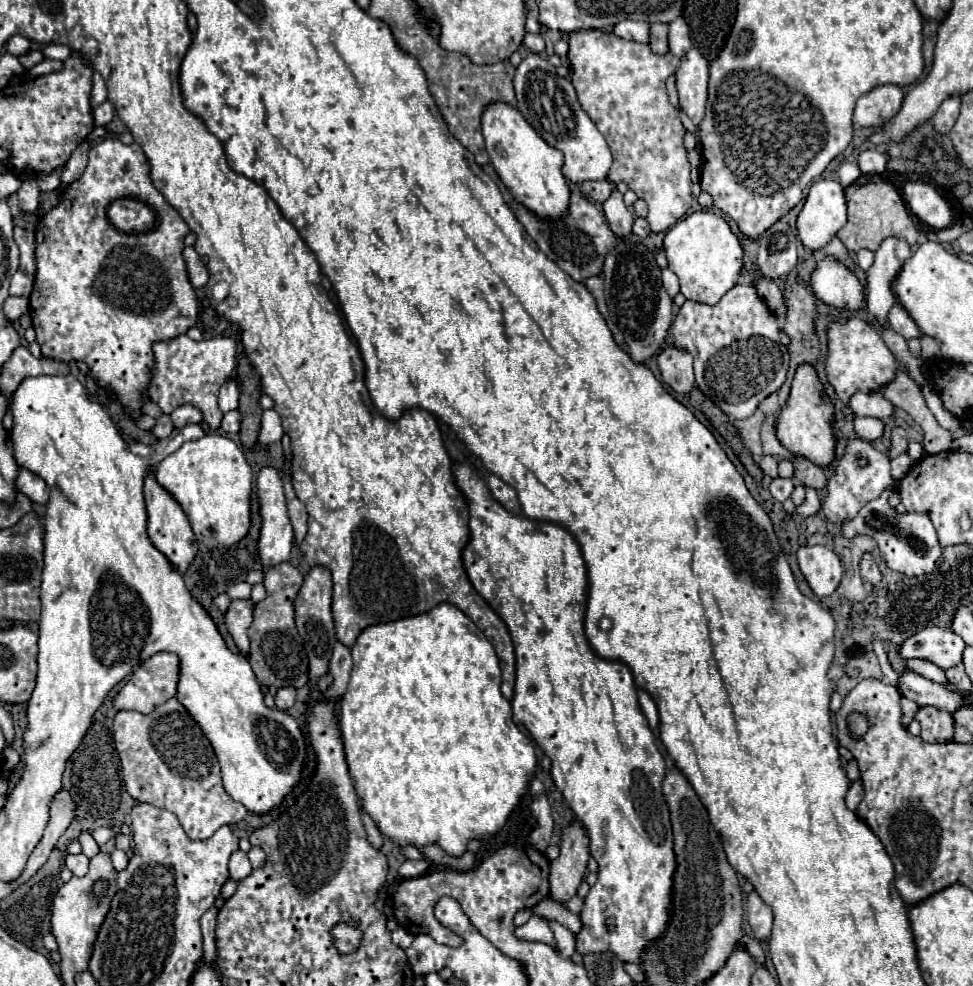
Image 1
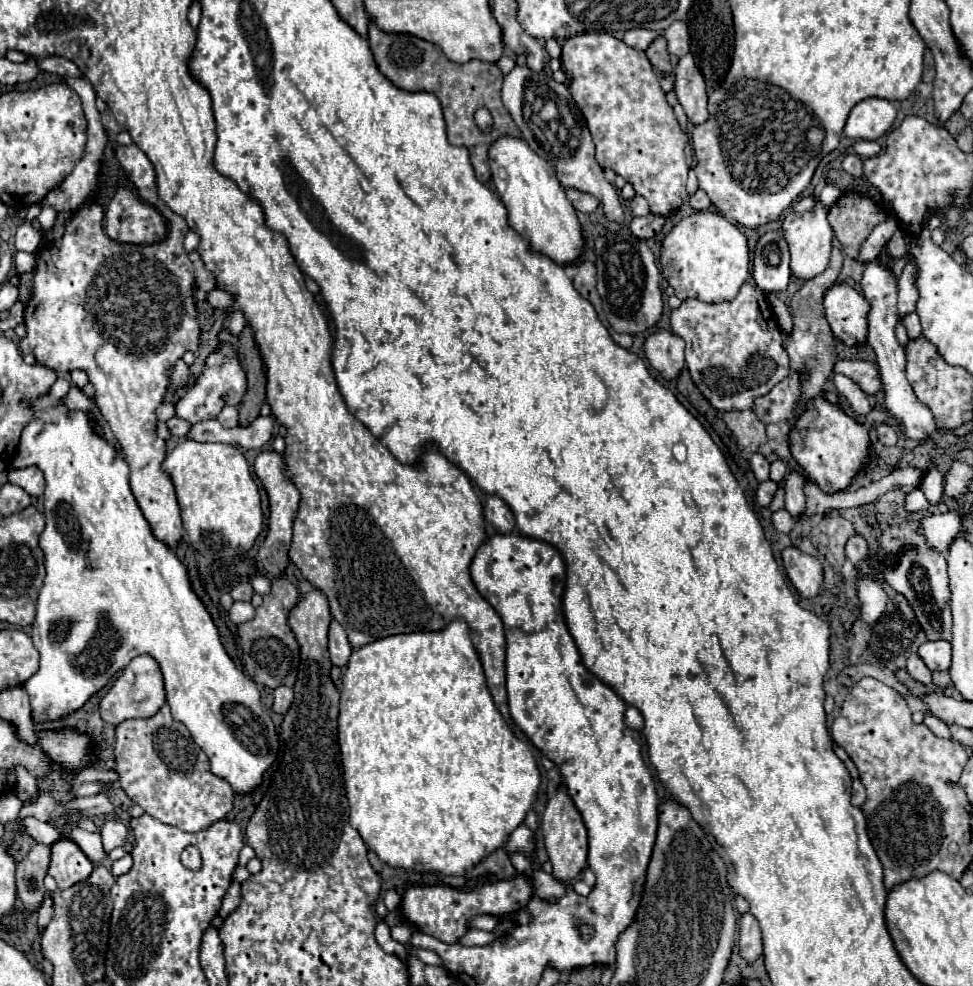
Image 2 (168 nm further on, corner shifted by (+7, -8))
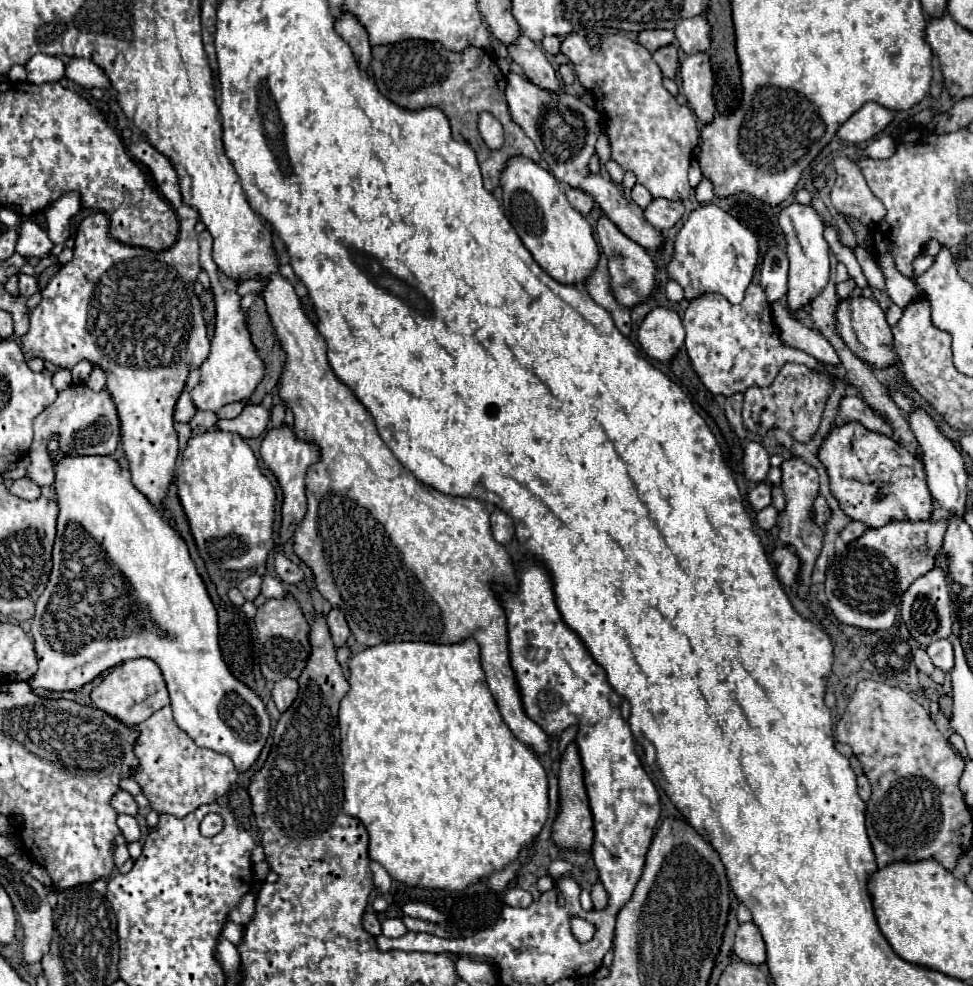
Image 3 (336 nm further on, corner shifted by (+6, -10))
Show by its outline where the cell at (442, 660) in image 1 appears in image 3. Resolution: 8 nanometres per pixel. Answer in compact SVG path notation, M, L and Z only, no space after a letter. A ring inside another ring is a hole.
M474 639L456 645L436 643L382 643L368 647L350 659L350 691L340 701L338 729L340 729L340 751L342 751L342 779L344 779L344 811L358 817L370 835L370 859L380 863L392 879L422 889L450 889L462 891L472 883L488 879L492 873L502 871L520 857L520 851L530 847L542 825L548 819L548 777L530 747L518 741L508 725L504 723L496 701L486 685L486 677L480 665L480 647Z

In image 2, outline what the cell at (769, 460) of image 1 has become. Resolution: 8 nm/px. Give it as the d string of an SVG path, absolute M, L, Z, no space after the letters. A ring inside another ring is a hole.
M755 453L751 457L751 469L753 469L757 481L767 481L769 479L769 461L763 455Z

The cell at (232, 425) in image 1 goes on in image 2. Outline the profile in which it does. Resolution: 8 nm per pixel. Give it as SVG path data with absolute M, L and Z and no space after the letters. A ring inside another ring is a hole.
M225 407L225 409L217 415L217 421L219 421L225 429L233 429L233 427L237 427L237 415L239 415L237 407Z

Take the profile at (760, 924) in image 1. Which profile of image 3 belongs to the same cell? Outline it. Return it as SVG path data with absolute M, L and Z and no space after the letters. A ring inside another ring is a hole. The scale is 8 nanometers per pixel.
M742 923L736 931L734 953L752 965L762 965L766 961L766 945L754 923Z

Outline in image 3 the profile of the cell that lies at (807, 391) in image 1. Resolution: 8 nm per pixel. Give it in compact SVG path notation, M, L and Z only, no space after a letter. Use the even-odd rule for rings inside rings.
M848 423L824 439L820 459L828 469L830 489L850 519L862 521L868 527L882 527L890 519L928 521L932 515L932 495L926 485L922 459L890 437L866 431L860 423ZM876 493L884 497L876 501Z

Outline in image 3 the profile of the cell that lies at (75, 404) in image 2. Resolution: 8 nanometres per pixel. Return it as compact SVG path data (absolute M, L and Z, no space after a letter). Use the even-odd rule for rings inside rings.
M74 383L64 391L58 391L56 401L46 407L34 419L34 441L30 447L30 479L34 479L40 487L54 483L54 459L48 453L48 441L52 437L60 439L58 451L60 455L112 455L120 443L120 419L116 405L106 389L92 391L84 383Z

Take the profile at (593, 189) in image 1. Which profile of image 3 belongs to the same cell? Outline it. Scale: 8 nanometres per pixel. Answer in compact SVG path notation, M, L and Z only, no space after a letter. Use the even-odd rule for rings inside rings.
M568 187L568 189L566 189L566 197L568 197L570 205L572 205L578 213L582 213L582 215L588 215L588 213L592 211L592 207L594 207L594 199L592 199L586 191L582 191L582 189Z

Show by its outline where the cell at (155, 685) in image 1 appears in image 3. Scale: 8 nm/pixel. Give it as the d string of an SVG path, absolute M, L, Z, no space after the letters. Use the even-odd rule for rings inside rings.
M132 659L112 667L104 673L100 685L92 689L90 699L98 709L114 715L116 719L122 719L126 725L138 725L146 721L154 711L170 703L162 671L152 659Z

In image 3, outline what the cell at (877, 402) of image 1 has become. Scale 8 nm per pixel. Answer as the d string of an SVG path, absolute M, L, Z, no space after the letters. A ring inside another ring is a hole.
M750 283L744 301L732 305L718 293L694 299L684 311L686 351L704 387L714 395L742 393L748 387L766 387L774 381L782 365L806 363L808 367L822 367L822 363L800 349L788 347L780 341L780 333L772 321L770 303L758 283Z

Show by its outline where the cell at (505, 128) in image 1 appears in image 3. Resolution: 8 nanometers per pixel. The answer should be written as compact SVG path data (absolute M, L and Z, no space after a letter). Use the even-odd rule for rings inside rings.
M526 157L510 159L502 173L502 205L526 249L552 279L564 285L576 285L584 283L594 273L600 249L592 235L592 227L570 207L560 183L550 171L538 167L538 163Z

